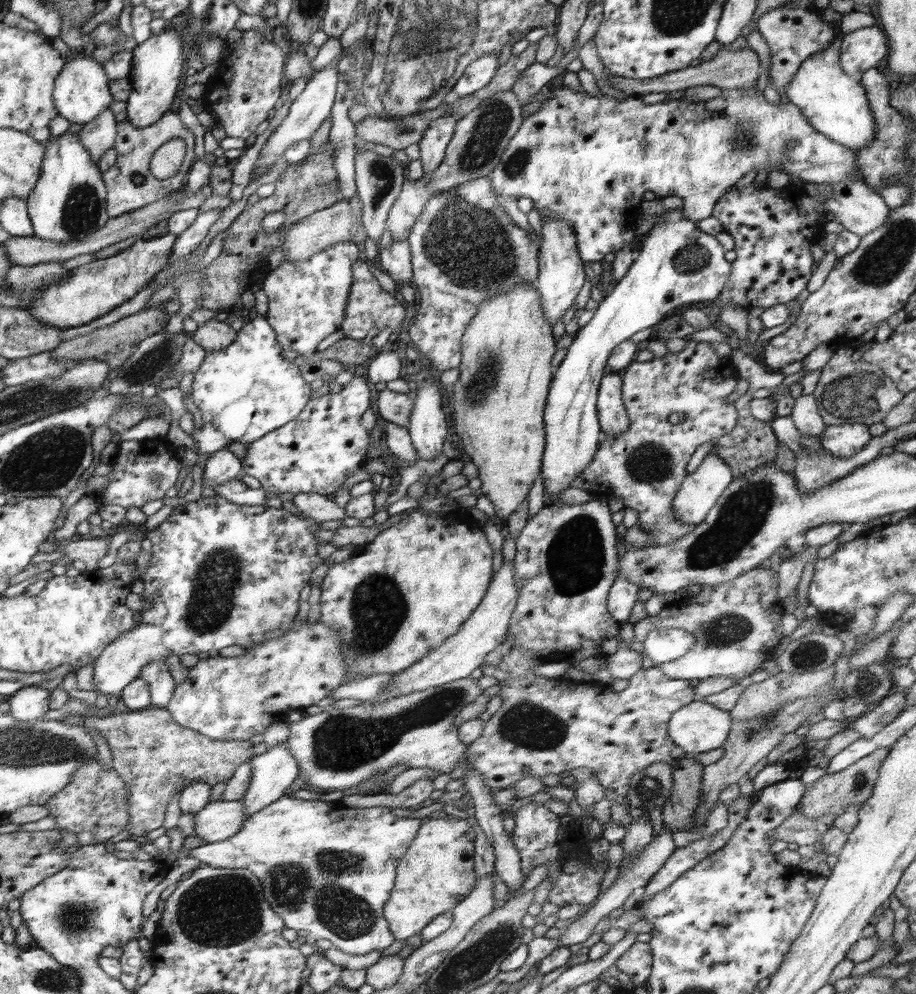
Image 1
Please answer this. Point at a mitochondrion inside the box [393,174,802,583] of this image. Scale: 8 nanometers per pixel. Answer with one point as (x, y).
(469, 245)

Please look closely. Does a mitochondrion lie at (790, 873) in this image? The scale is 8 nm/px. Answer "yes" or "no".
no

